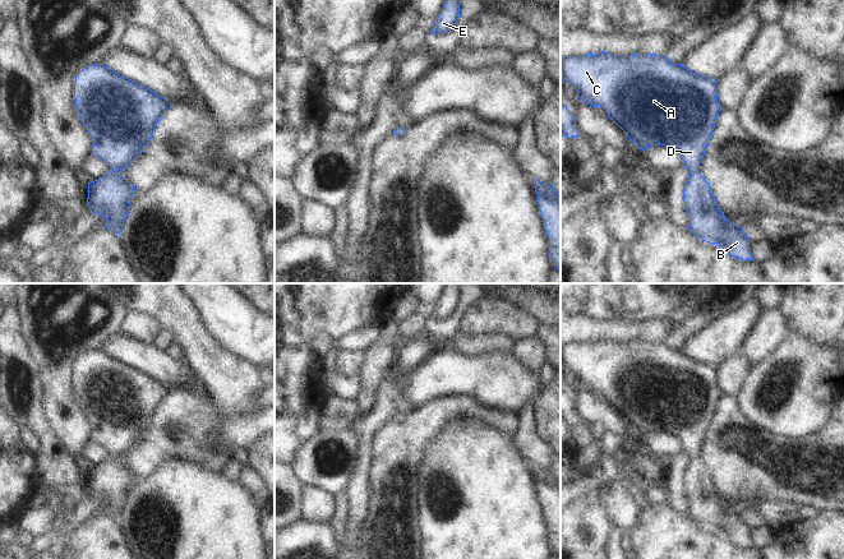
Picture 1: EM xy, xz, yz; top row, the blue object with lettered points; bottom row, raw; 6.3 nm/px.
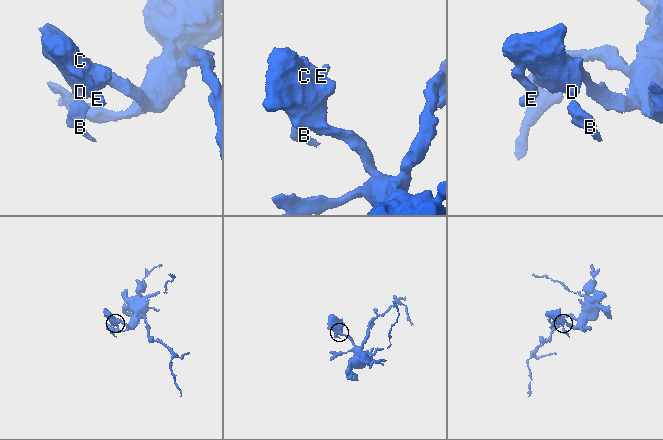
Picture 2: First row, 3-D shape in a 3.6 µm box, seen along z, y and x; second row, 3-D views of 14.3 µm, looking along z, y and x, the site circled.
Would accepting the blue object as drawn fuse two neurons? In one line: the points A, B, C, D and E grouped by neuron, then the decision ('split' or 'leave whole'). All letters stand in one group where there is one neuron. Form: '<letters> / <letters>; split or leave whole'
A B C D E; leave whole

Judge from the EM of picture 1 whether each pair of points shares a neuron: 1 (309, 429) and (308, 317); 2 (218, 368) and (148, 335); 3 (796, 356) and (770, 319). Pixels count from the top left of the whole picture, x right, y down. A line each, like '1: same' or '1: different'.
1: same
2: different
3: different

